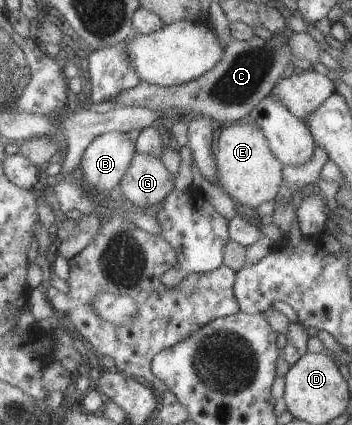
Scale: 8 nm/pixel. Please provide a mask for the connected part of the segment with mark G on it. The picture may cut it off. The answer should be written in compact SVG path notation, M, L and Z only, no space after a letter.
M137 153L120 187L123 197L150 211L174 190L174 180L159 158Z

